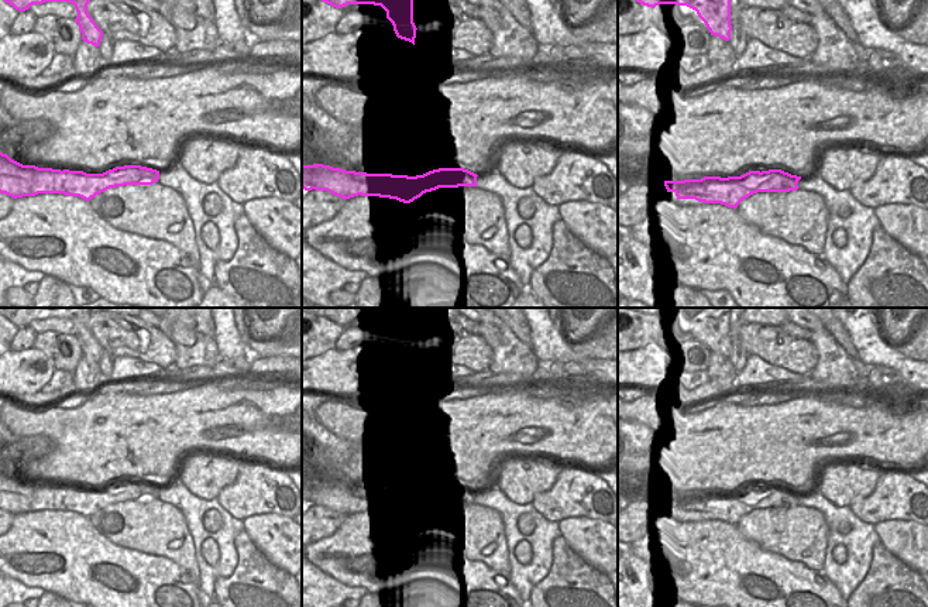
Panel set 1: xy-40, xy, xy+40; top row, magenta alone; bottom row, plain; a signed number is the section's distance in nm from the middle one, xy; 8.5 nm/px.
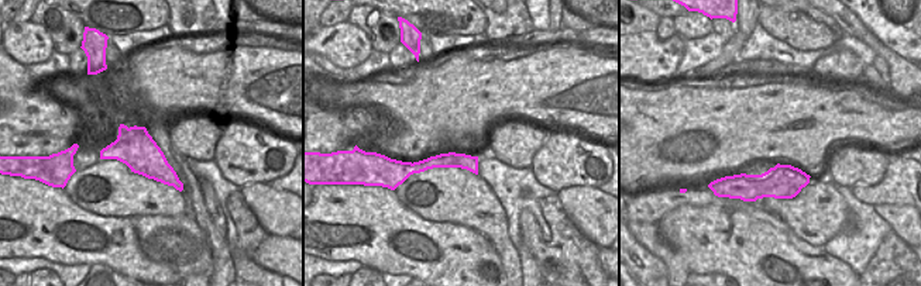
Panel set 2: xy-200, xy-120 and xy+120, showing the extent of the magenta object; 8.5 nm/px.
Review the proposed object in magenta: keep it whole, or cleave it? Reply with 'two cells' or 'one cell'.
two cells

